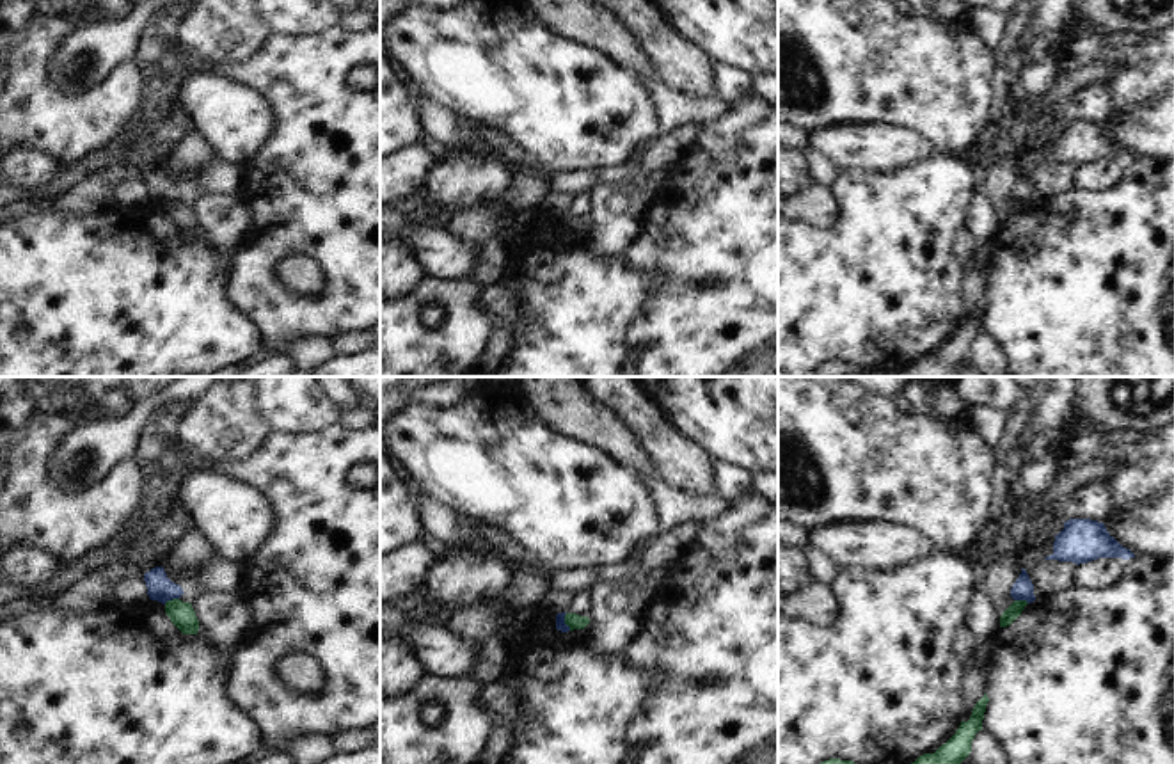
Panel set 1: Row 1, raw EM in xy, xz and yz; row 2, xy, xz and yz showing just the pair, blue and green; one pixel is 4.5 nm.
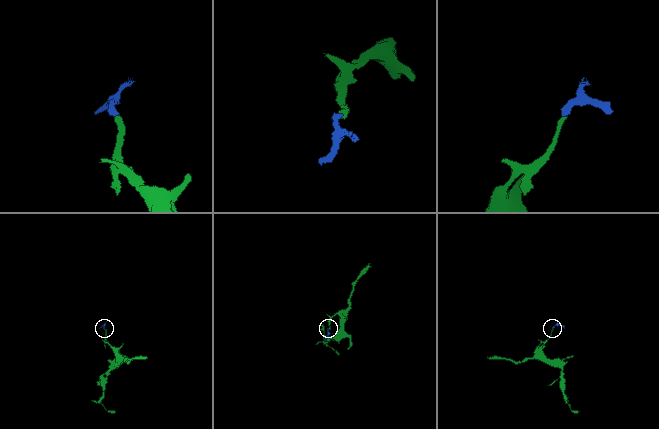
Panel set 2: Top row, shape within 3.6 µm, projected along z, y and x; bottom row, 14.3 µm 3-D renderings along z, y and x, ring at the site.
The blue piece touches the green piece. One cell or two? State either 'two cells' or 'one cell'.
two cells

